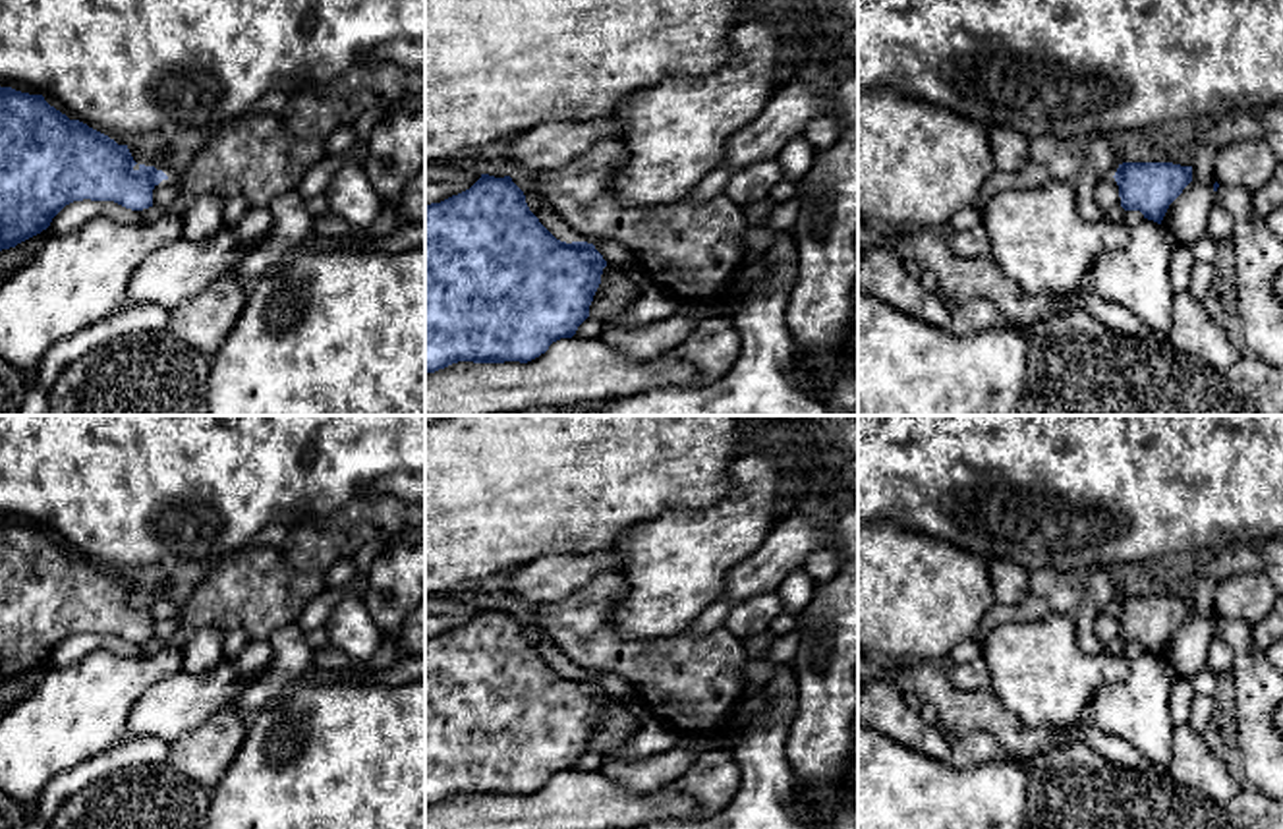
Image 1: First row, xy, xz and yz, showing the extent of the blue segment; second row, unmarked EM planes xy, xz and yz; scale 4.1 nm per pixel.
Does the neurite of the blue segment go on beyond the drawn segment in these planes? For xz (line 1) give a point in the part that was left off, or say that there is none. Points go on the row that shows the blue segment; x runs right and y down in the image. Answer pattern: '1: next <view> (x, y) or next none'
1: next none

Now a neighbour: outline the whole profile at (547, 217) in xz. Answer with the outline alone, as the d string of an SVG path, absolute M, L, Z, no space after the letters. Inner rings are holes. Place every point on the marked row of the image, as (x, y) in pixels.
M524 191L529 211L560 242L578 242L574 230L545 203L539 191Z

